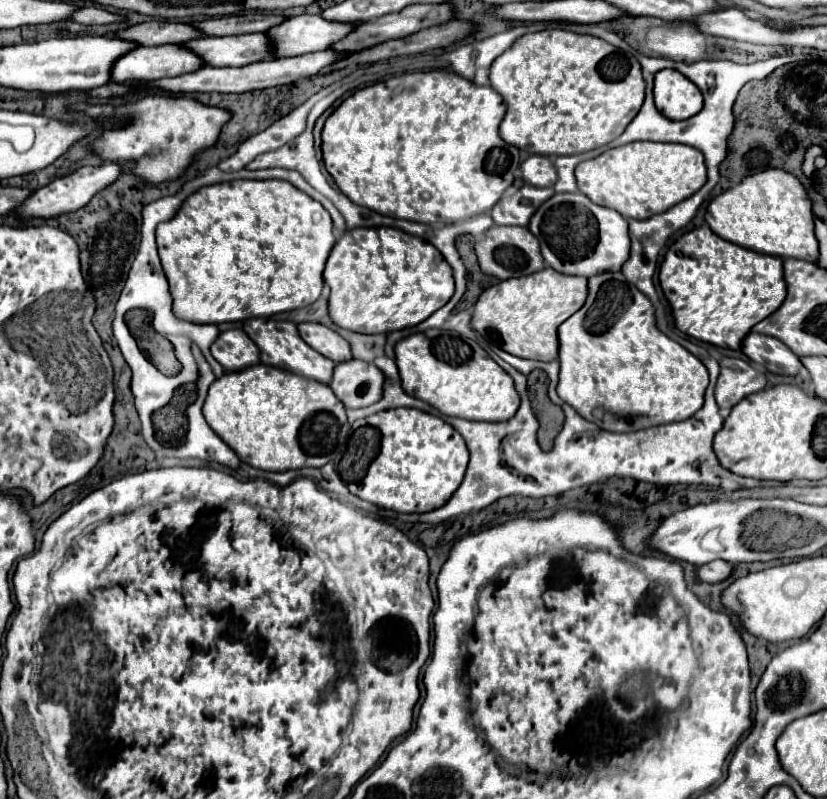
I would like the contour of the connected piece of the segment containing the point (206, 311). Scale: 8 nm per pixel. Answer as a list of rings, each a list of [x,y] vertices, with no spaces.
[[[268,179],[230,181],[198,189],[170,221],[156,227],[156,243],[170,283],[174,315],[194,323],[224,323],[270,317],[312,305],[322,293],[324,263],[336,239],[332,219],[318,201],[288,181]]]

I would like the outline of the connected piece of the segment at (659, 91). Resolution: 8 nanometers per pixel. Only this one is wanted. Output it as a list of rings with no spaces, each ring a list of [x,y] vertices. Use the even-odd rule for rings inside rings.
[[[662,69],[654,77],[654,101],[668,119],[690,119],[702,109],[700,89],[674,69]]]

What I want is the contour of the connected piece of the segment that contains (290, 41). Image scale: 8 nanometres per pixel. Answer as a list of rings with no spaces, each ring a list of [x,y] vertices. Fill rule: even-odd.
[[[298,15],[272,27],[268,35],[274,39],[274,57],[294,57],[322,51],[344,39],[360,23],[332,23],[320,15]]]

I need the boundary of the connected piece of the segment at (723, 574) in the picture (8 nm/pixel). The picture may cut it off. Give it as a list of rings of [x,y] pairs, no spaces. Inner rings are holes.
[[[712,561],[712,563],[706,563],[702,567],[696,569],[696,579],[698,581],[704,581],[704,583],[718,583],[722,579],[726,579],[732,571],[732,565],[726,563],[726,561]]]

